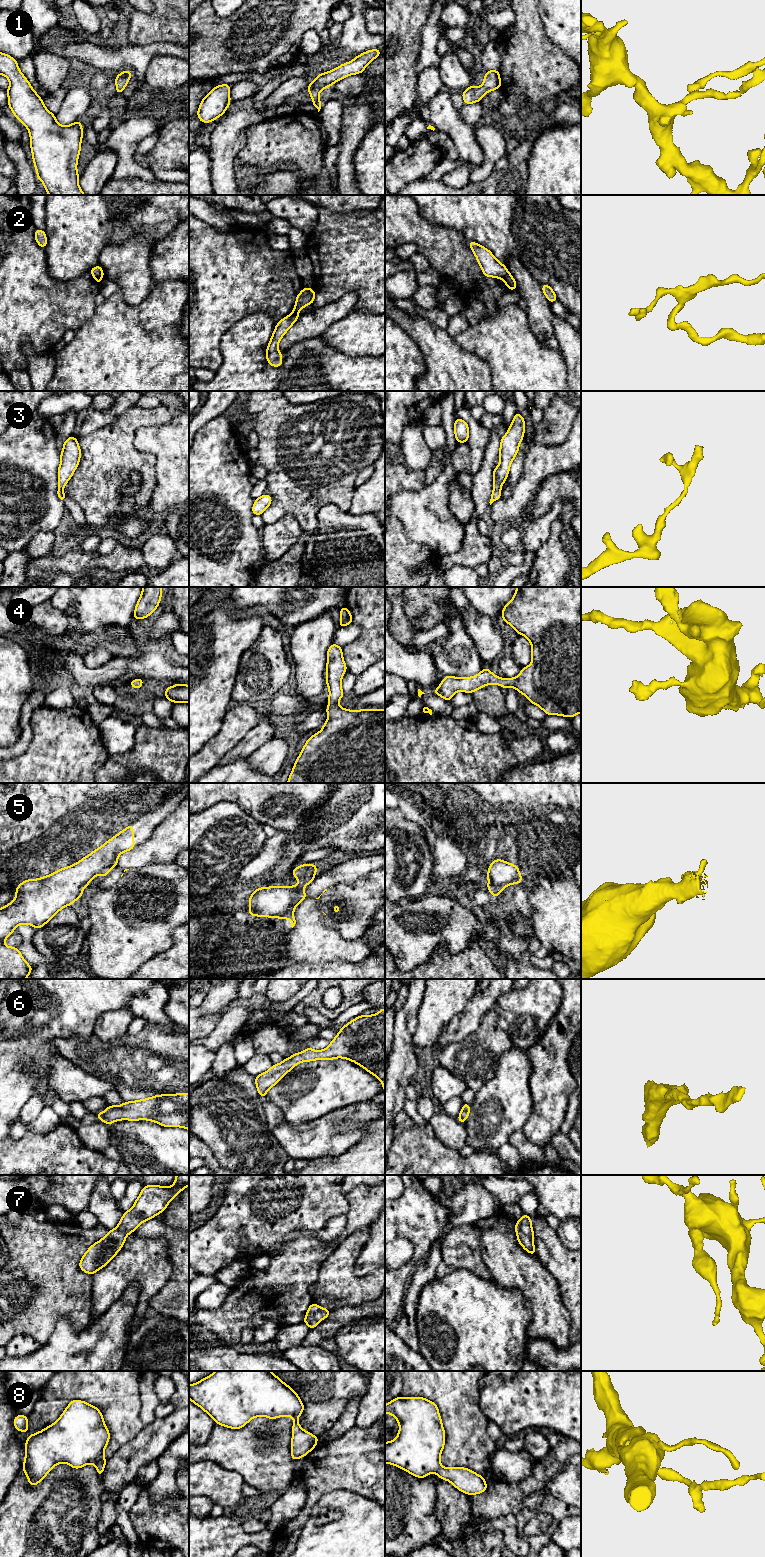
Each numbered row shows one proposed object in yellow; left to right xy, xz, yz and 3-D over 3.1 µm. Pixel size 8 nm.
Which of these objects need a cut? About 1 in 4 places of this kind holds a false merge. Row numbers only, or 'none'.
2

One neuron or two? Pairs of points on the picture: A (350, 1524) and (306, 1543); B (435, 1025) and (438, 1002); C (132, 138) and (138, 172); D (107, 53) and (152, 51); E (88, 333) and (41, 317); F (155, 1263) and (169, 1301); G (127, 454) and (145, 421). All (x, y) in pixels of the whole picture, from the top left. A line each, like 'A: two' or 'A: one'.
A: one
B: one
C: one
D: one
E: two
F: two
G: one

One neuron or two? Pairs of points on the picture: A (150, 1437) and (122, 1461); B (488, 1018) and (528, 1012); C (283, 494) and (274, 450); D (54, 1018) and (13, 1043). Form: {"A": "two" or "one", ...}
{"A": "one", "B": "two", "C": "one", "D": "one"}

